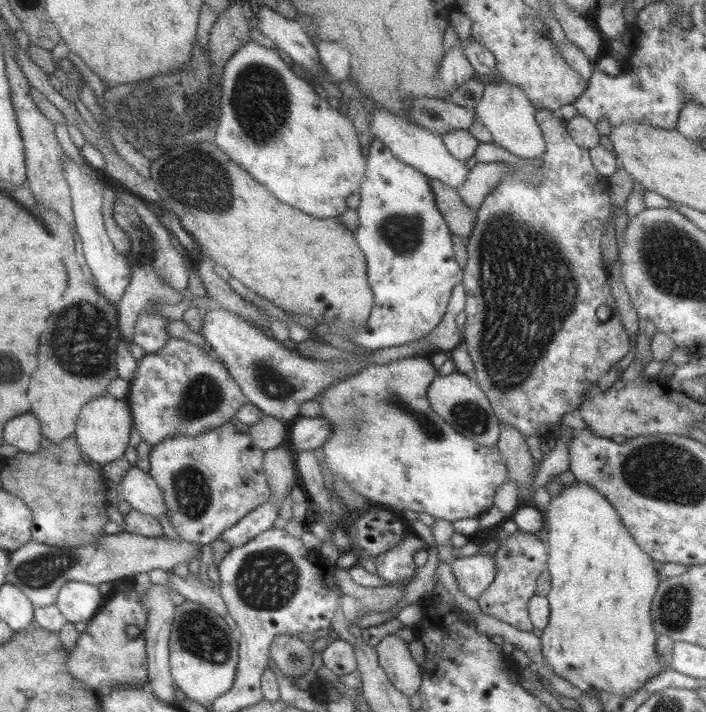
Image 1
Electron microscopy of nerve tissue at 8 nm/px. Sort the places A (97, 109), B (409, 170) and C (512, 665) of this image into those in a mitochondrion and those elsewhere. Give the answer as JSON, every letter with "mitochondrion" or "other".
{"A":"other","B":"other","C":"other"}

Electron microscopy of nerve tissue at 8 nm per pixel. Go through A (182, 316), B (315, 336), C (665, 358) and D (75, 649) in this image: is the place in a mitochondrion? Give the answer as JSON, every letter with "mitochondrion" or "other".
{"A":"other","B":"other","C":"other","D":"other"}

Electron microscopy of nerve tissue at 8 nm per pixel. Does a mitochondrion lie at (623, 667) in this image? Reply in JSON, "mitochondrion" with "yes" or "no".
{"mitochondrion":"no"}

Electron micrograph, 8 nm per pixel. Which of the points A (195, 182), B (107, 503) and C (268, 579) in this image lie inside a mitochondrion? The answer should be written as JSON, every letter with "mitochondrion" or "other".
{"A":"mitochondrion","B":"other","C":"mitochondrion"}

